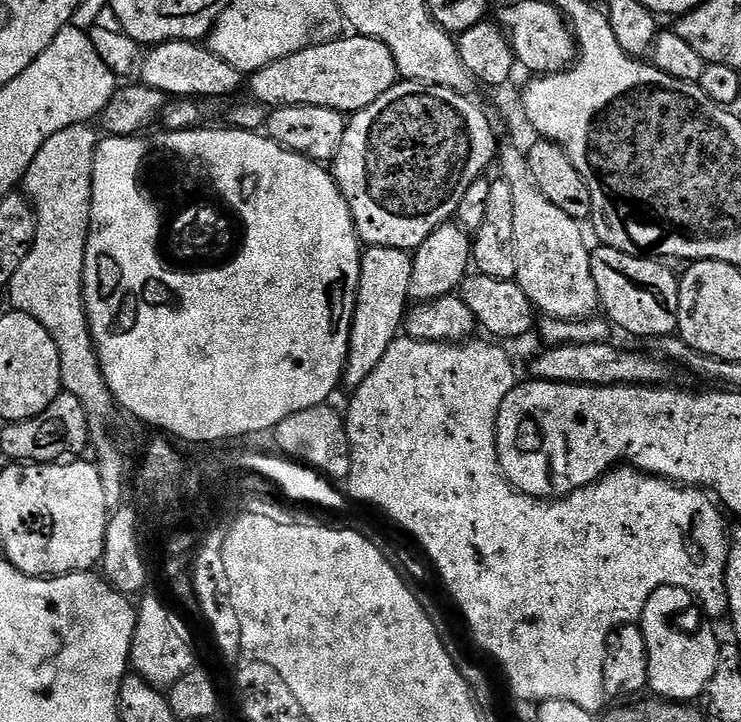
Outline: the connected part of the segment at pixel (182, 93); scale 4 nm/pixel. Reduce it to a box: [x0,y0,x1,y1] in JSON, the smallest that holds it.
[138,40,242,100]

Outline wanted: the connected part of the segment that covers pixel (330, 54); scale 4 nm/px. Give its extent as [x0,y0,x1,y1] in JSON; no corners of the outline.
[246,34,398,114]

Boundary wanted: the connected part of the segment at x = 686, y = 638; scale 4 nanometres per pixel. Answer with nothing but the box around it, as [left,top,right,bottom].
[639,586,721,702]

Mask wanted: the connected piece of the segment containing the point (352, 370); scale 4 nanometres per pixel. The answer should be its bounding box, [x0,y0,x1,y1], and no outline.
[343,247,412,390]

